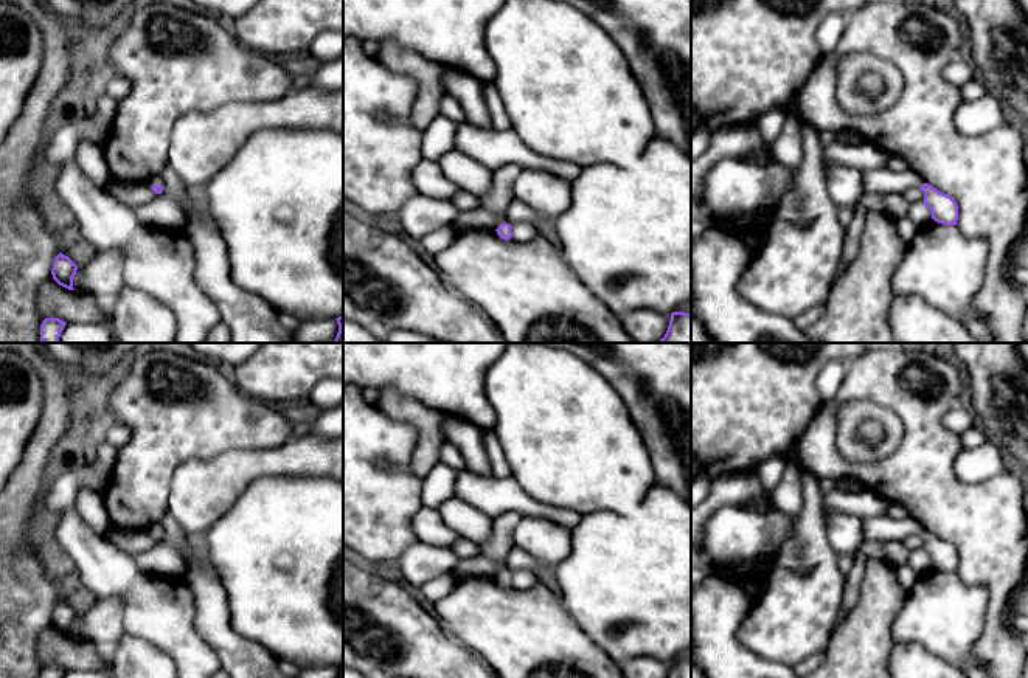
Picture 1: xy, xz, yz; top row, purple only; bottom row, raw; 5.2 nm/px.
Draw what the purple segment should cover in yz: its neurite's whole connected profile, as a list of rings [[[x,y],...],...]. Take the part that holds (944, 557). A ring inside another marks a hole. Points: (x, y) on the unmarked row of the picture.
[[[887,515],[863,518],[863,541],[902,541],[905,537],[919,535],[924,540],[924,554],[932,560],[932,566],[943,572],[957,572],[957,549],[926,531],[913,517],[893,520]]]

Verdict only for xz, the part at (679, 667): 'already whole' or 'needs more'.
already whole

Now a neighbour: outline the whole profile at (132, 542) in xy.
[[[112,526],[107,538],[129,555],[154,552],[160,541],[155,541],[148,531],[130,531]]]

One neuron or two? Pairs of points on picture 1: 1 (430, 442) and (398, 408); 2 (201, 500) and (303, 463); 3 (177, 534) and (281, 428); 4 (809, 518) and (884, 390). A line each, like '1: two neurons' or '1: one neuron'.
1: one neuron
2: one neuron
3: two neurons
4: two neurons

